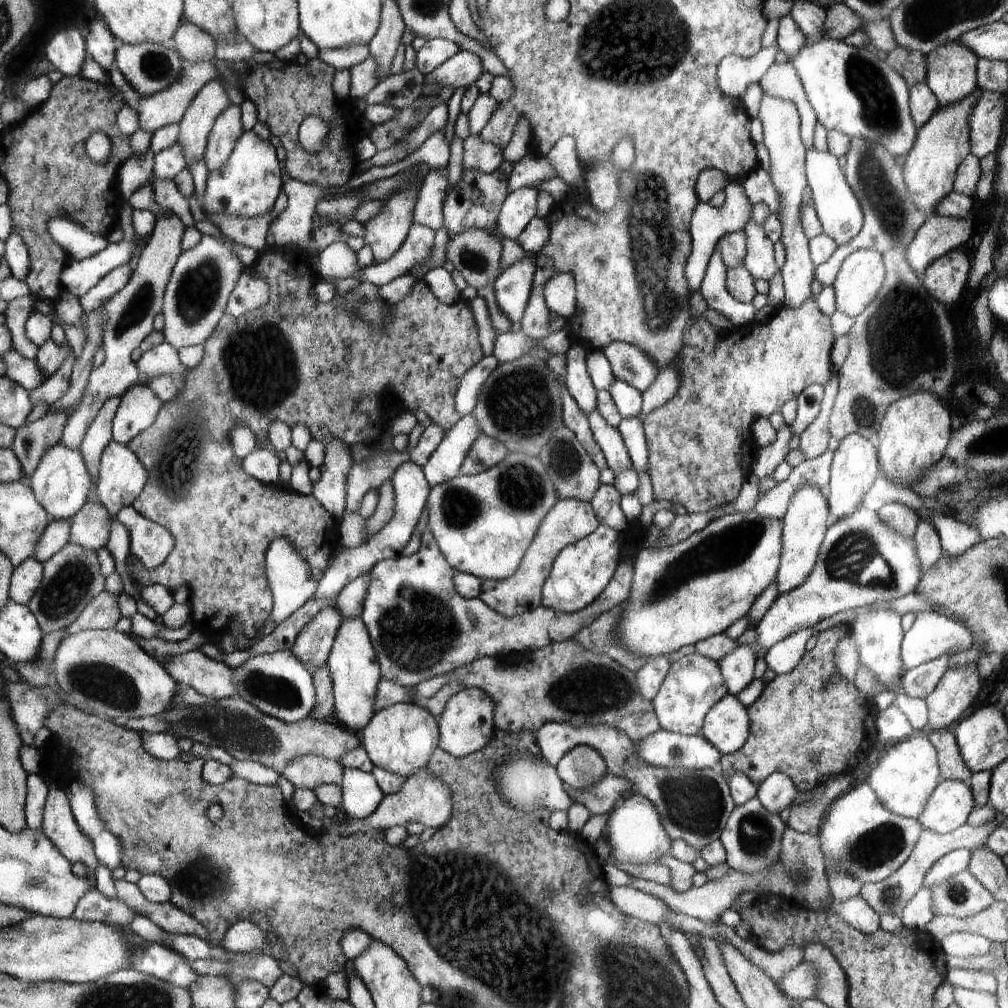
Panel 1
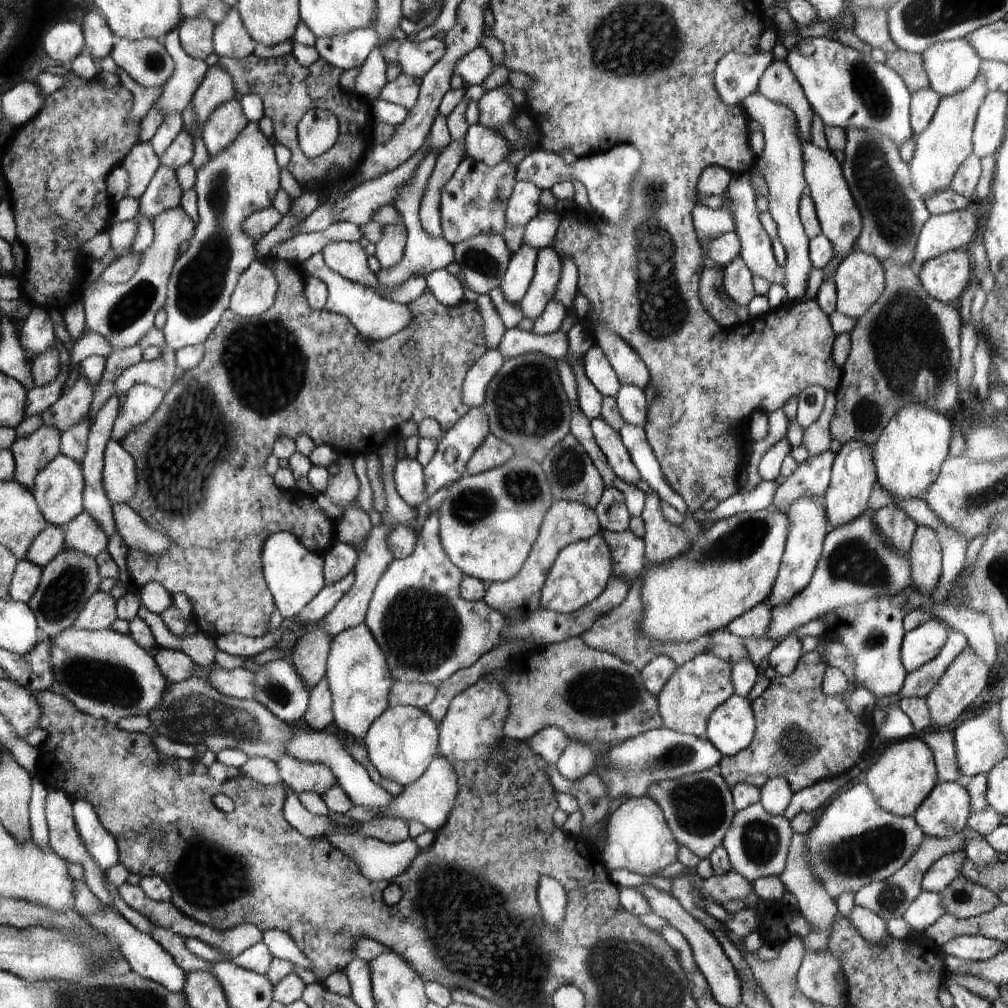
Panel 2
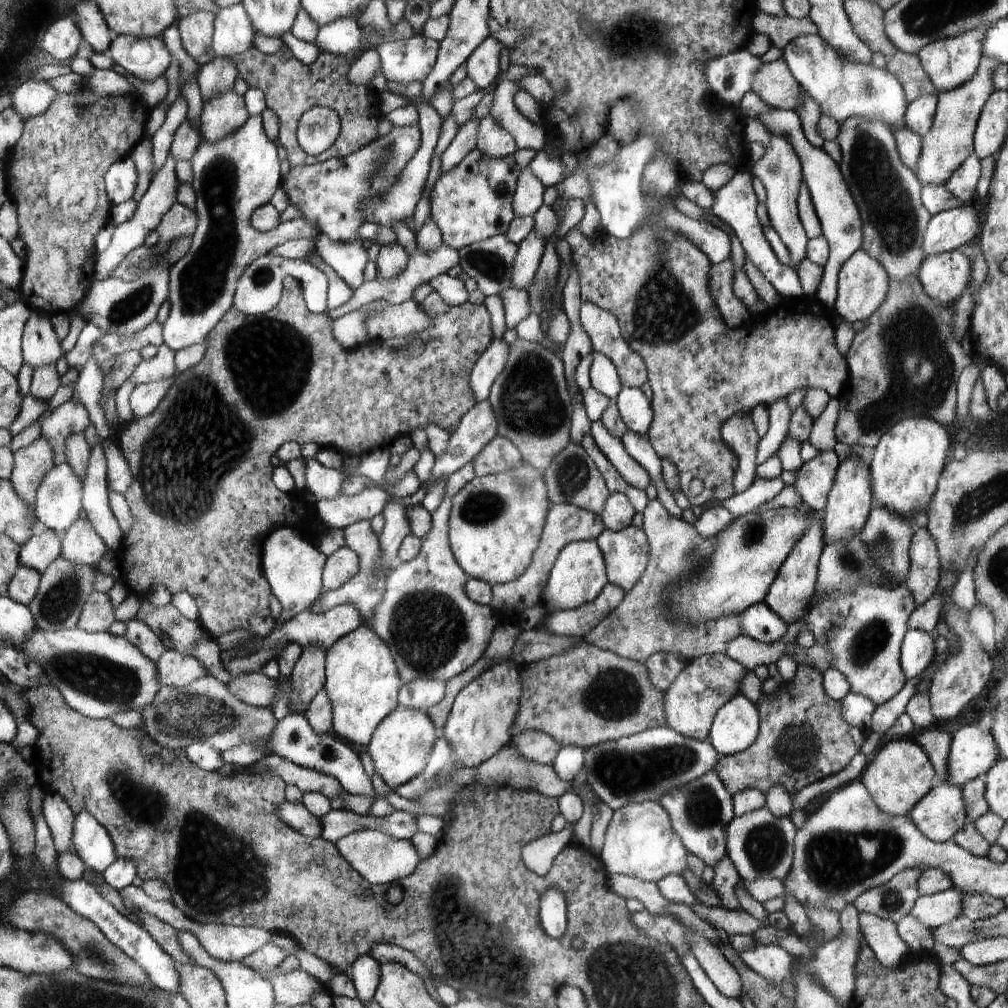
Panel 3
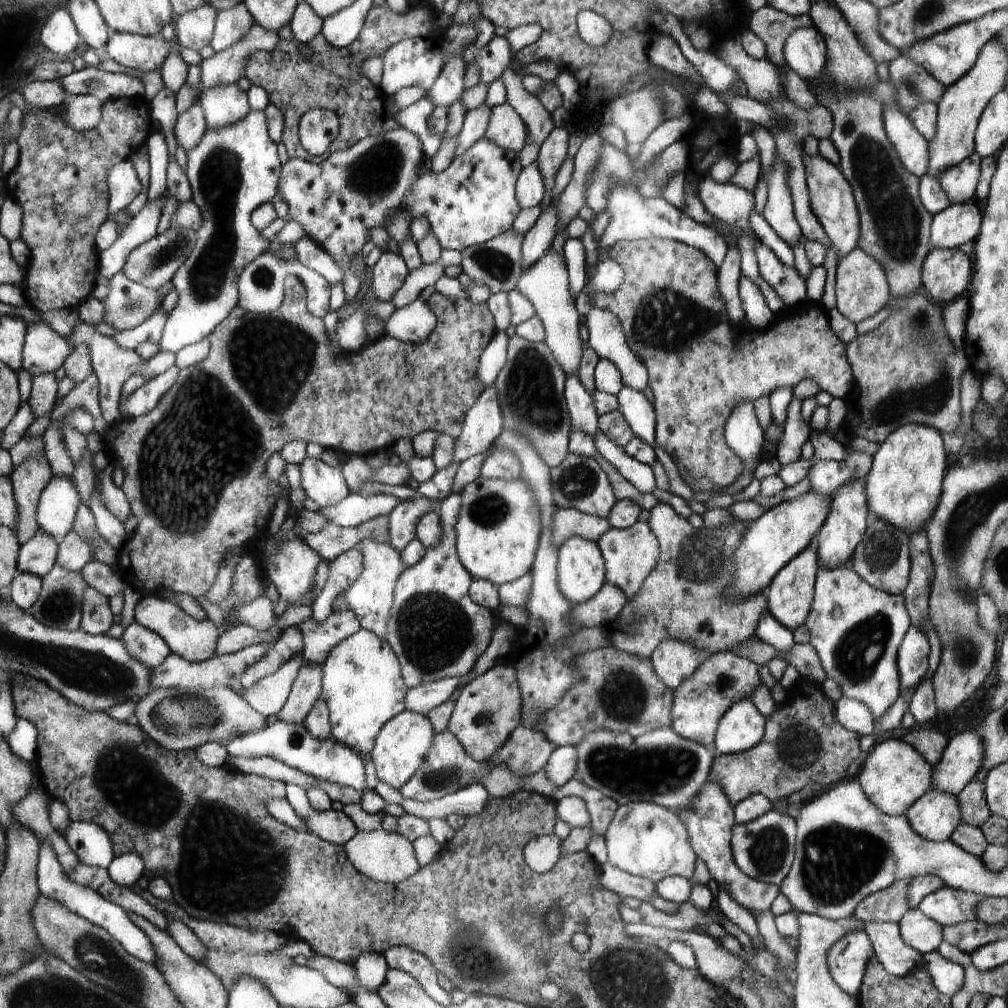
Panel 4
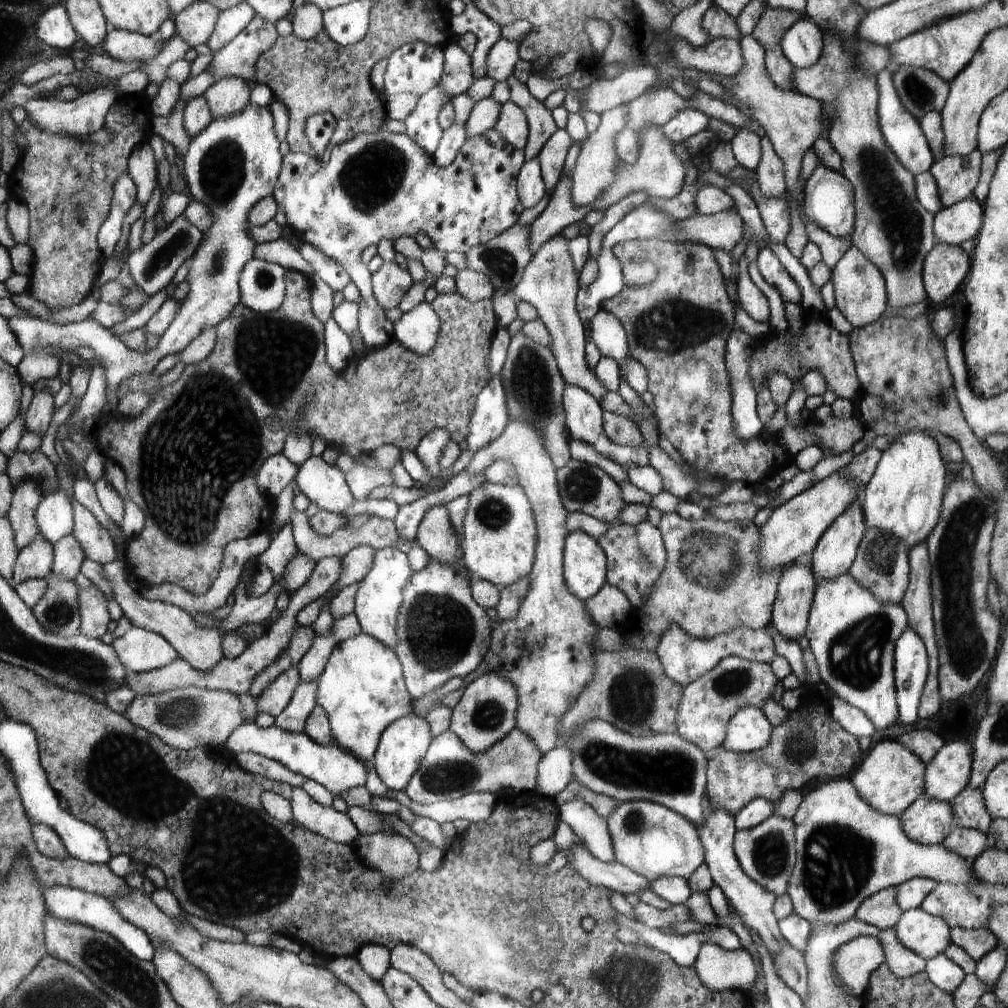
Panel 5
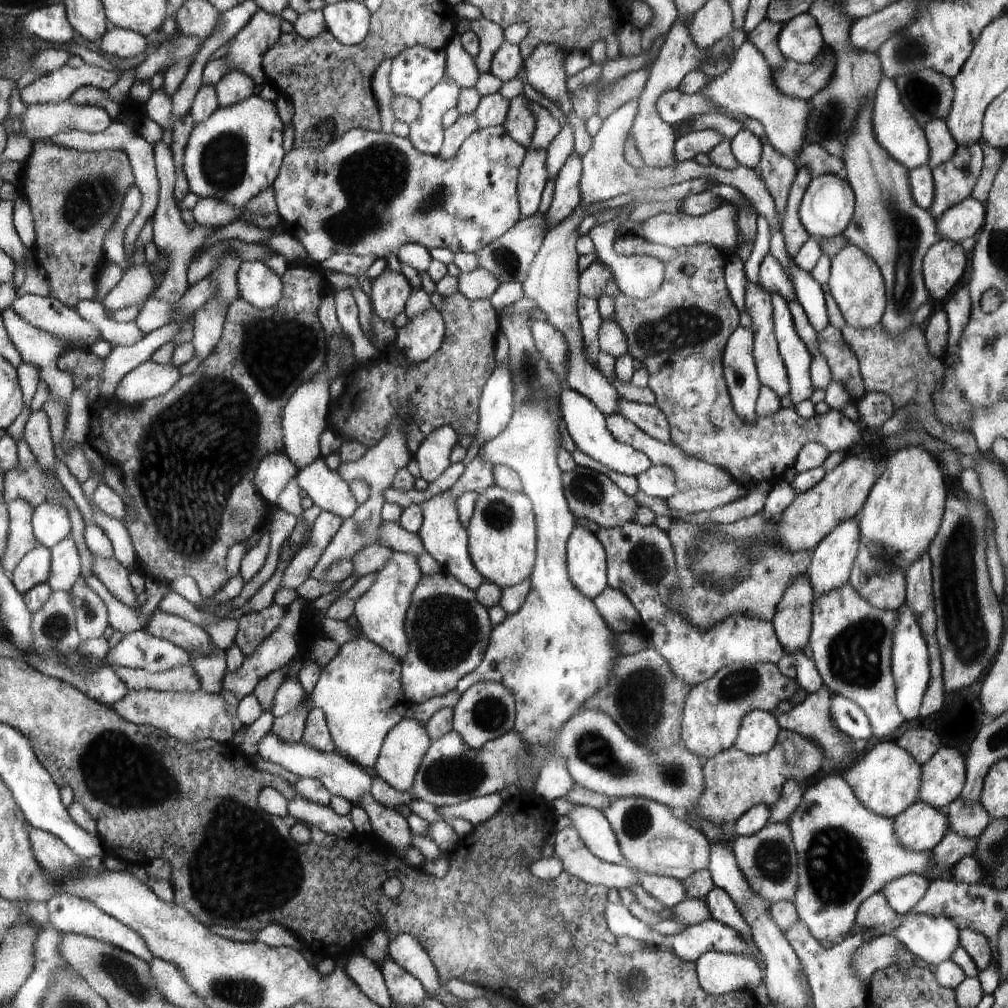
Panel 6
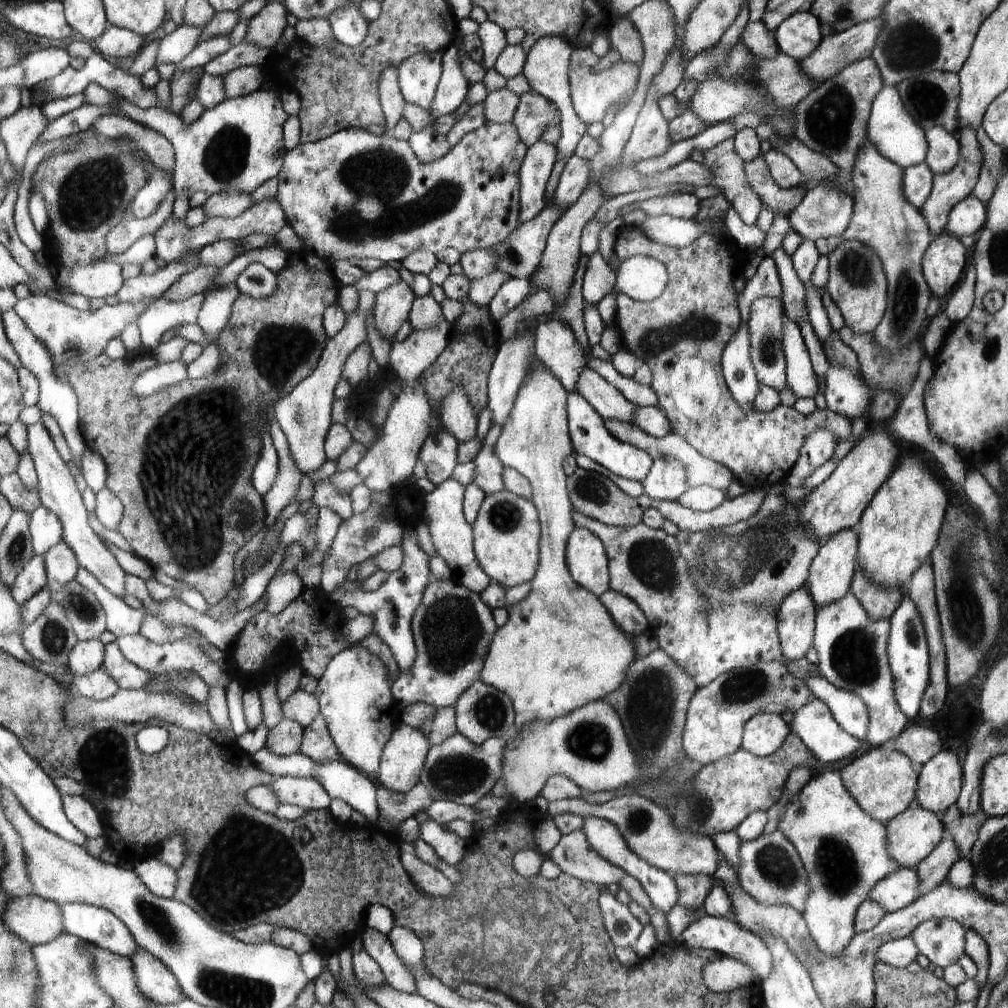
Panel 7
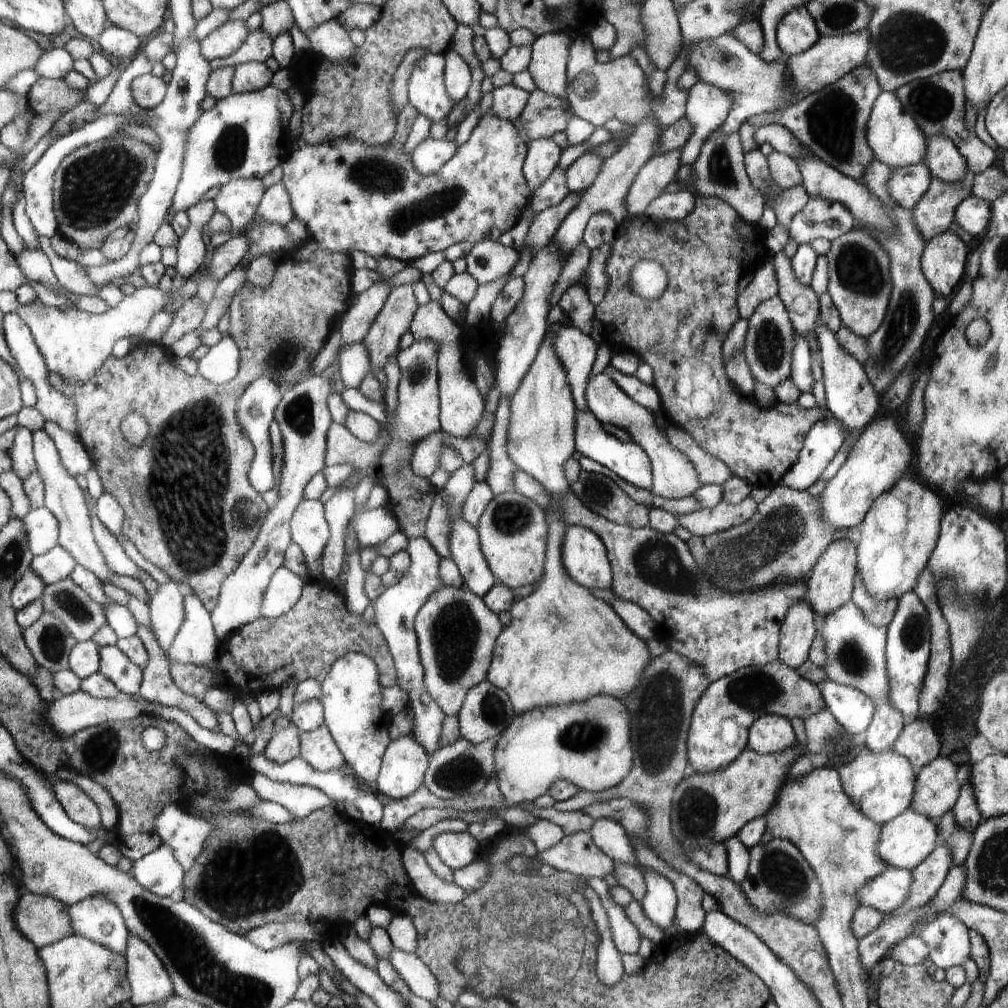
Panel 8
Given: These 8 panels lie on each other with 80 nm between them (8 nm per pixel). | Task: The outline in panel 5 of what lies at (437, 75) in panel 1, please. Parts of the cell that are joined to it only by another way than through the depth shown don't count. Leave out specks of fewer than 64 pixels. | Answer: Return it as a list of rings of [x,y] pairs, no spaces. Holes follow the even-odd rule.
[[[500,38],[486,56],[486,76],[494,81],[506,81],[519,60],[518,48],[518,43]]]

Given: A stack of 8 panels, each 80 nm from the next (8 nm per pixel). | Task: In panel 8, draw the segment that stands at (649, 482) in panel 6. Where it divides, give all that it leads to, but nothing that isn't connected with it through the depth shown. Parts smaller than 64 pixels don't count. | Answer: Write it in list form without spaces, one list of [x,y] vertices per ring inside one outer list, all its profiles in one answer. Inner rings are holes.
[[[600,373],[589,378],[586,387],[587,405],[601,424],[612,423],[623,428],[631,436],[631,440],[644,449],[651,460],[653,485],[651,492],[656,497],[681,499],[694,495],[701,488],[698,471],[694,464],[681,450],[670,444],[666,427],[660,428],[655,421],[654,413],[637,402],[634,402],[608,373]]]

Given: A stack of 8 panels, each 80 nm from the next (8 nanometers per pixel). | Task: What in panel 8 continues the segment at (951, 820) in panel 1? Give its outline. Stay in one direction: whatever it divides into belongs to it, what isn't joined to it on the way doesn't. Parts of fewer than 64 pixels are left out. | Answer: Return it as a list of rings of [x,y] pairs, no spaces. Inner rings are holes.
[[[908,808],[888,824],[881,826],[881,838],[877,851],[887,865],[911,871],[933,852],[937,846],[938,837],[937,825],[934,822],[914,809]]]

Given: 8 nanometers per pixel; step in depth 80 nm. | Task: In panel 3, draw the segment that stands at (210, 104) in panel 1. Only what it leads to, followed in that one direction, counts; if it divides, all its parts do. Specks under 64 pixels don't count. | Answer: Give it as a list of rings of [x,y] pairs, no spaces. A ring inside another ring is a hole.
[[[215,56],[212,61],[200,66],[195,78],[201,90],[203,102],[232,89],[236,77],[236,65],[228,57]]]

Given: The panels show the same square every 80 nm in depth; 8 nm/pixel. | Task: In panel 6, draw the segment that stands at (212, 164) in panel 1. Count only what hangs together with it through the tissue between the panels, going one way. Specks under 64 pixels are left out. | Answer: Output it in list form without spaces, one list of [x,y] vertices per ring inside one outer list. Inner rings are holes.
[[[240,69],[228,71],[216,84],[219,107],[236,104],[254,95],[255,80]]]

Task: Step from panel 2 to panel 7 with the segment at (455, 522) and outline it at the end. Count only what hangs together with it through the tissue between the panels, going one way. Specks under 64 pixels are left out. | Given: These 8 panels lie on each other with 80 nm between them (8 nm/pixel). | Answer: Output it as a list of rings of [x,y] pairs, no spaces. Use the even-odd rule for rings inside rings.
[[[502,489],[489,494],[472,524],[475,555],[492,581],[505,589],[532,582],[540,568],[541,523],[536,504]]]

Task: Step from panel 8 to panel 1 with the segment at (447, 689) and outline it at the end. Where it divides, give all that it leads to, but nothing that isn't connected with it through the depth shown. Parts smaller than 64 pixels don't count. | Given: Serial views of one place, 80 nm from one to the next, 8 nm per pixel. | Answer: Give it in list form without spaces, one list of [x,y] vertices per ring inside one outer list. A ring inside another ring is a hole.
[[[627,520],[627,527],[622,532],[622,543],[625,544],[625,548],[622,562],[617,566],[618,574],[613,574],[614,582],[610,582],[610,590],[606,590],[606,594],[602,594],[602,598],[598,598],[598,602],[594,602],[594,606],[588,605],[585,609],[575,613],[563,613],[540,605],[537,609],[513,616],[510,619],[505,615],[498,614],[498,611],[482,602],[478,597],[467,599],[457,593],[453,579],[456,571],[445,559],[445,555],[427,526],[421,534],[421,545],[416,553],[410,556],[381,560],[370,570],[371,581],[361,619],[366,625],[372,646],[376,651],[383,678],[405,687],[415,687],[431,678],[450,675],[458,667],[466,666],[474,662],[475,659],[508,657],[510,654],[522,654],[530,652],[530,650],[542,649],[550,643],[574,639],[579,630],[590,626],[601,614],[622,604],[629,595],[633,579],[634,554],[636,554],[638,546],[642,546],[646,534],[642,524],[640,524],[641,529],[635,526],[638,521]]]

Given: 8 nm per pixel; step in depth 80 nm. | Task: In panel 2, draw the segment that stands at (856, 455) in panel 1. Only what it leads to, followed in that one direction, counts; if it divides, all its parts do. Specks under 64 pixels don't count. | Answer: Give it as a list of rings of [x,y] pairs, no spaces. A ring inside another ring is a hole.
[[[858,441],[843,445],[831,468],[831,481],[825,492],[825,513],[834,528],[849,525],[870,510],[870,498],[877,485],[877,473],[873,465],[871,446]]]

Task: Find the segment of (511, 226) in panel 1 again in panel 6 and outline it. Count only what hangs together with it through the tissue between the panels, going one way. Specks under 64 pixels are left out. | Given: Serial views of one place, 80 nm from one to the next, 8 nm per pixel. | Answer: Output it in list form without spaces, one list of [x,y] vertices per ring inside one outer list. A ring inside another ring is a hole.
[[[528,149],[524,164],[517,178],[517,194],[520,196],[522,218],[538,214],[541,196],[548,182],[547,150]]]

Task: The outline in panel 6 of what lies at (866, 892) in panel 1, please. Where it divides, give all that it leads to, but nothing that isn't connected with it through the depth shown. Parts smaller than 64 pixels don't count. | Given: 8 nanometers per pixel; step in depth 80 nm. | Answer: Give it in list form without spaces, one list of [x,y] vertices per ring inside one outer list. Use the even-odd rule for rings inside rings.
[[[878,891],[860,906],[860,911],[857,913],[856,926],[858,929],[861,927],[873,929],[896,920],[897,915],[893,907],[889,905],[885,894],[882,894],[882,891]]]

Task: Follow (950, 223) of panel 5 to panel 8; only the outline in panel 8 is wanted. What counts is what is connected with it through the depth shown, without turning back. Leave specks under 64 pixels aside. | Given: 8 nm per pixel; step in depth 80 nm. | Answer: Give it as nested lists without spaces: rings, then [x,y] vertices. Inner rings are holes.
[[[970,194],[954,211],[956,222],[972,236],[982,234],[991,219],[990,204]]]

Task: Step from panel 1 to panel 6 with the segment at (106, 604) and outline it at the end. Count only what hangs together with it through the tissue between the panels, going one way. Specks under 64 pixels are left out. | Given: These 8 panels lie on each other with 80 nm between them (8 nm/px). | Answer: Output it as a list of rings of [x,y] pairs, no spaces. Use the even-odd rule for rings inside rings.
[[[84,577],[71,590],[71,597],[83,640],[104,636],[111,626],[109,608]]]

